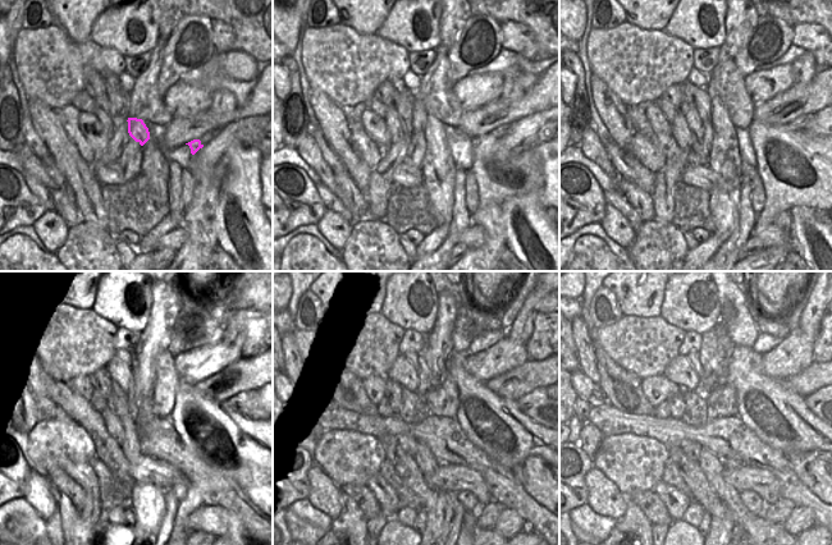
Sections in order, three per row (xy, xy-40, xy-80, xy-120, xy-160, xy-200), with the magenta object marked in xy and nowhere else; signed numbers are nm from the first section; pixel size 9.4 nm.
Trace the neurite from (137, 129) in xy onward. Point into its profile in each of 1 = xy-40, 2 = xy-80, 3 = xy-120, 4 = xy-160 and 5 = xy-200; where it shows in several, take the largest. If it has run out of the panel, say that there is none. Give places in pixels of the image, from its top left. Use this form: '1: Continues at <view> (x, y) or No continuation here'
1: Continues at xy-40 (419, 115)
2: Continues at xy-80 (700, 97)
3: Continues at xy-120 (118, 371)
4: Continues at xy-160 (402, 371)
5: Continues at xy-200 (680, 370)

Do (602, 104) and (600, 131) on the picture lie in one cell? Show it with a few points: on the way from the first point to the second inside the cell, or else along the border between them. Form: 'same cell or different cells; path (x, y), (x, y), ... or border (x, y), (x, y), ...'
different cells; border (594, 108), (609, 134)

